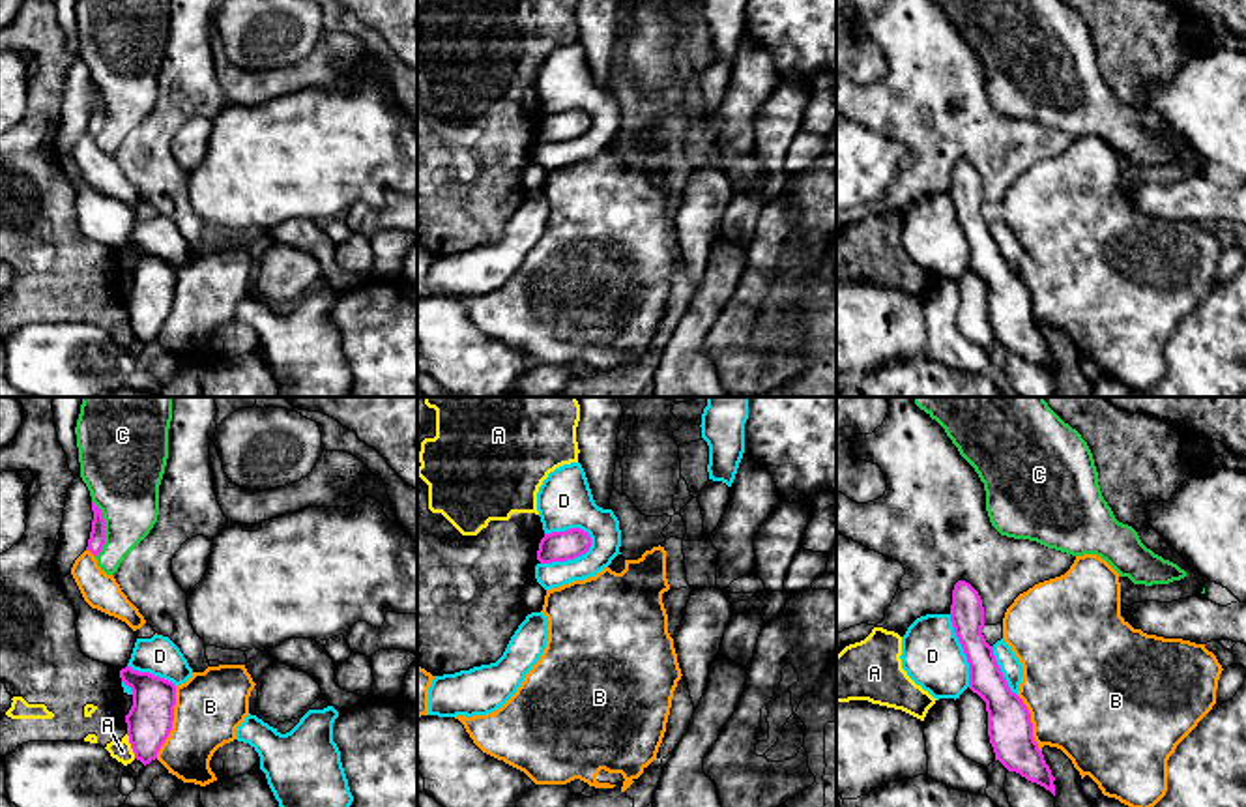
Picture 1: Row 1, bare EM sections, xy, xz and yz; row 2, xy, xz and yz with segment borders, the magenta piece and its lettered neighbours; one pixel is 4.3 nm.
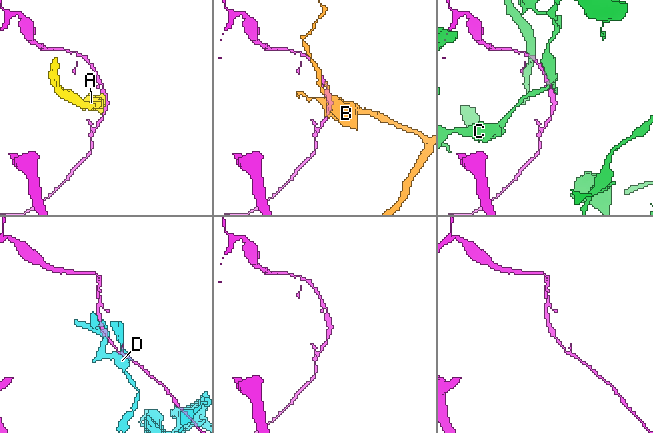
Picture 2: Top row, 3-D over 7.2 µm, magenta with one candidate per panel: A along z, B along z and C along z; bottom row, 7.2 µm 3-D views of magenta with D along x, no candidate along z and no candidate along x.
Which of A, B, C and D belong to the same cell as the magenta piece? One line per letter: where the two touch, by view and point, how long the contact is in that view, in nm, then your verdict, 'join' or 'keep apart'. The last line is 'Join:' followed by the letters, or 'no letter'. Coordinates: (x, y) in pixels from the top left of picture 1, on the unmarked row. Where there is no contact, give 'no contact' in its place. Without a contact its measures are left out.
A: xy (131, 326) | 110 nm | keep apart
B: xy (173, 300) | 320 nm | keep apart
C: xy (103, 109) | 240 nm | keep apart
D: xz (571, 139) | 260 nm | keep apart
Join: no letter

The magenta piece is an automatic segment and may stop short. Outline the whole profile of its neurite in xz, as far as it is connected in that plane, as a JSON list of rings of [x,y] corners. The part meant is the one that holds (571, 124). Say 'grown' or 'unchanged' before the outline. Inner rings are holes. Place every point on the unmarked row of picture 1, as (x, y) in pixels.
unchanged | [[[580,109],[544,114],[539,124],[537,140],[541,144],[567,142],[586,135],[591,127],[591,118]]]

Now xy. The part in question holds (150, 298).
unchanged | [[[131,247],[122,249],[120,258],[133,271],[133,286],[125,296],[129,324],[135,339],[146,346],[157,339],[172,311],[176,266]]]

